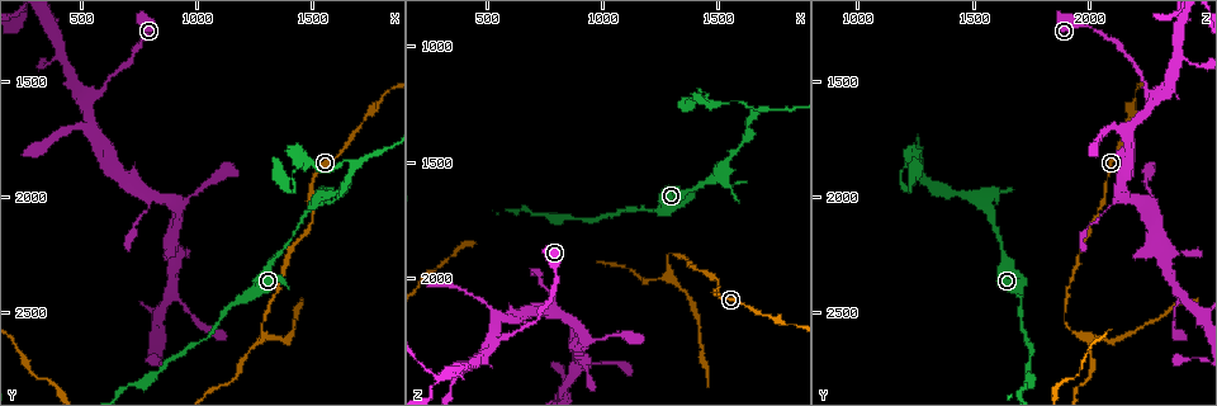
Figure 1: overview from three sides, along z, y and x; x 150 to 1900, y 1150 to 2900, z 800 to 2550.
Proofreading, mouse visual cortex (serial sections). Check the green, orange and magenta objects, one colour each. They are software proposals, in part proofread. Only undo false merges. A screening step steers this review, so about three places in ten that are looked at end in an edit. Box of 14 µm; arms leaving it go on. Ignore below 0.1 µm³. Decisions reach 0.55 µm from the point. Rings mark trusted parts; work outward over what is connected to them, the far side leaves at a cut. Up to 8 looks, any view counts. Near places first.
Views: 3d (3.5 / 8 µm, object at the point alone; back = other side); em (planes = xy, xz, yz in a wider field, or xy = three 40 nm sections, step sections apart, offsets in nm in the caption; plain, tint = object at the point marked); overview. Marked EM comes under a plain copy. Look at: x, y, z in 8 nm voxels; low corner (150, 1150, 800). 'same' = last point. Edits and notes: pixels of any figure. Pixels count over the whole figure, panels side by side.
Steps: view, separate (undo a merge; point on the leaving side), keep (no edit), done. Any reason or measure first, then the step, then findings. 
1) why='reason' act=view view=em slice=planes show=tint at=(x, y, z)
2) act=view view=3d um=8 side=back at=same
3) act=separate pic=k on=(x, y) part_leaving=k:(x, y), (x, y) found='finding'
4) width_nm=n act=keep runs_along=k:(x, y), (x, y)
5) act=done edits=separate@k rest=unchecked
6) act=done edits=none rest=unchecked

why='three-way junction' act=view view=3d um=8 at=(1670, 1880, 1290)

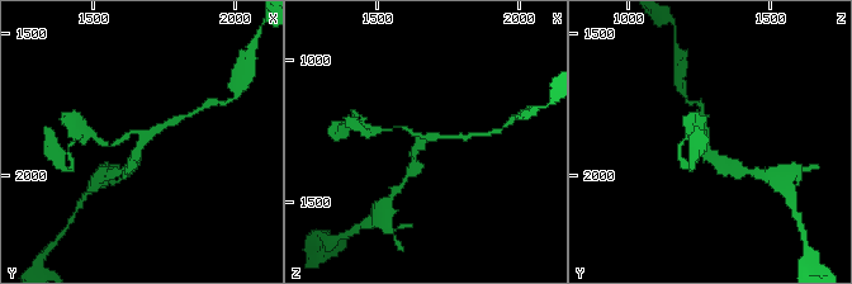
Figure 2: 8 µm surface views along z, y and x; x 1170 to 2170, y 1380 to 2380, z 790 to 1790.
why='closer look' act=view view=3d um=3.5 at=(1660, 1890, 1280)

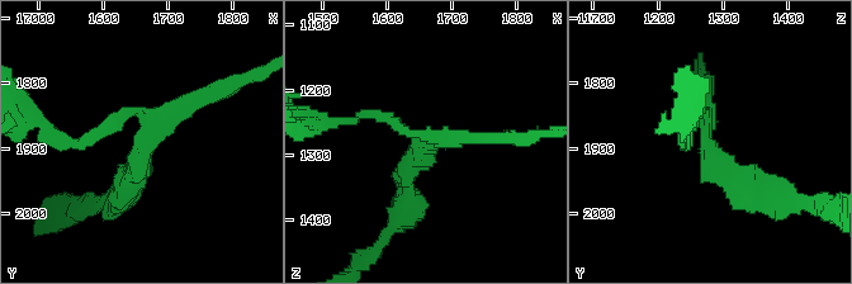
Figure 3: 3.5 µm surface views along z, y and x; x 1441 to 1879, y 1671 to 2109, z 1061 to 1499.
arms=3 arm_widths_nm=150,150,250 act=view view=em slice=planes show=tint at=(1675, 1880, 1275)

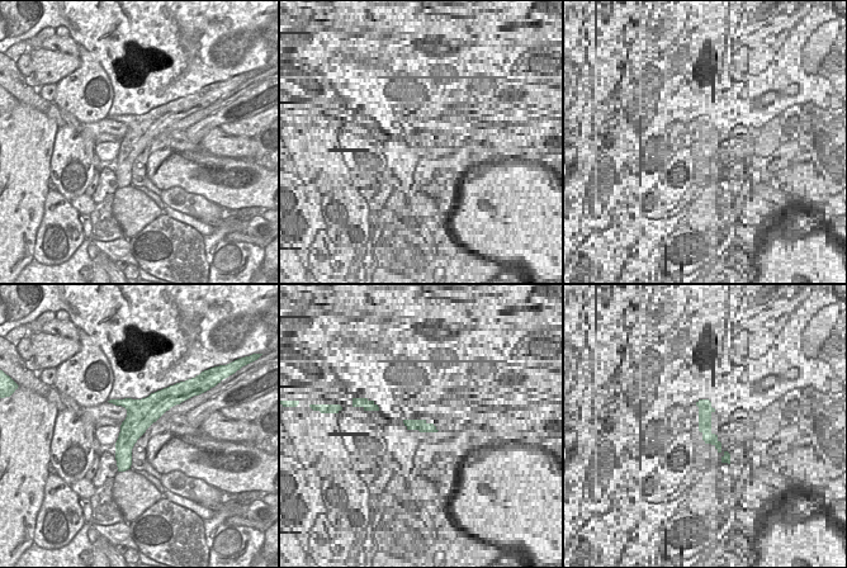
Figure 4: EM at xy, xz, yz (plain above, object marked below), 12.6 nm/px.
act=keep found='all the same cell'

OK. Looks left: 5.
why='abrupt turn' act=view view=3d um=8 at=(1440, 1880, 1200)

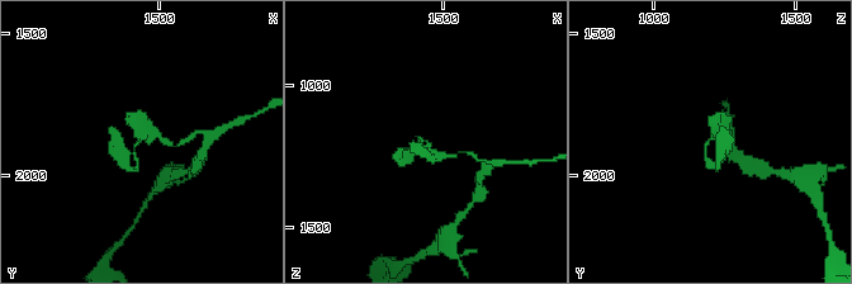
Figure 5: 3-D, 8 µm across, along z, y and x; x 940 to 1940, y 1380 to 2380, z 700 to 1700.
why='shape alone is not enough' act=view view=em slice=xy step=1 show=tint at=(1430, 1880, 1190)

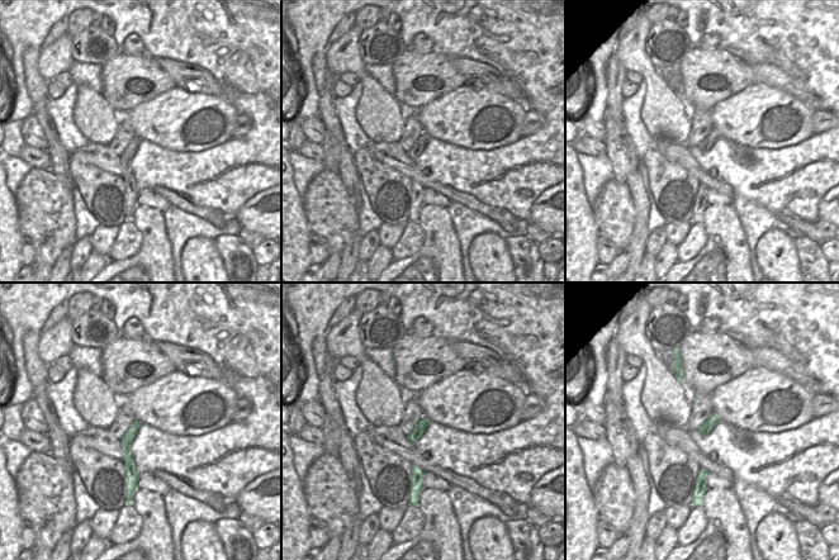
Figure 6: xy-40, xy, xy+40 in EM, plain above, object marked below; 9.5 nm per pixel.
act=separate pic=5 on=(124, 154) found='two cells meet here'

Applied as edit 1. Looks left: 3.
why='a narrow waist' act=view view=3d um=3.5 at=(1280, 2610, 1950)

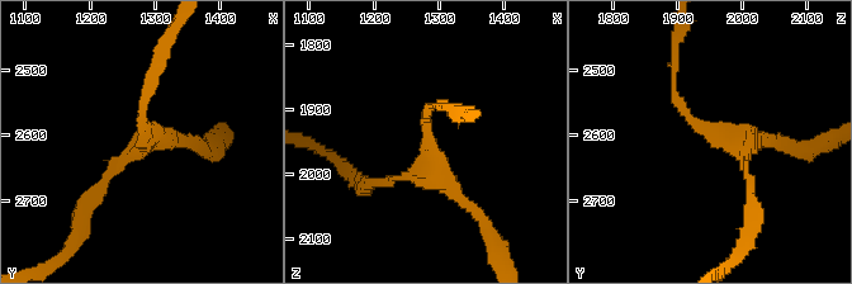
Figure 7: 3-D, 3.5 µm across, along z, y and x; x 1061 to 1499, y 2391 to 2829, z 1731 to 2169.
act=view view=em slice=planes show=tint at=(1290, 2600, 1965)

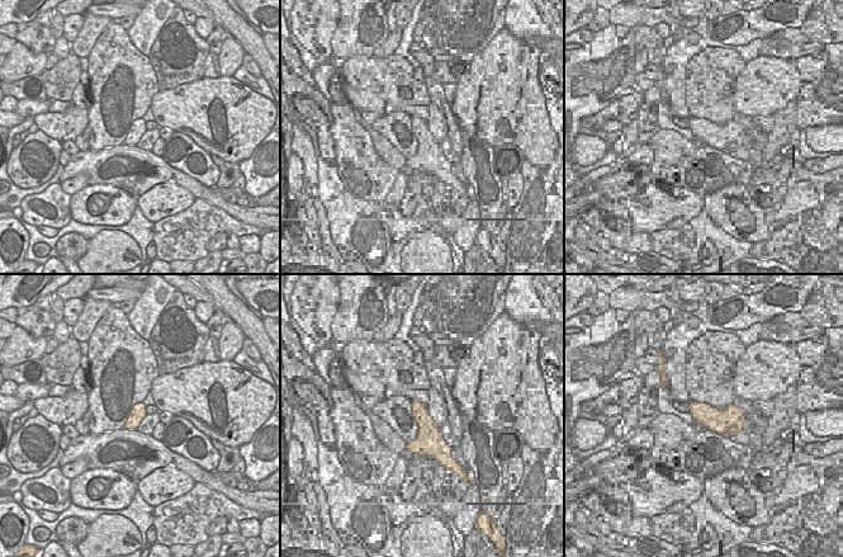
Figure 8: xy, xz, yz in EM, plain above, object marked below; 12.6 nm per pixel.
arm_widths_nm=100,150,200 act=keep runs_along=7:(676, 72), (678, 103), (699, 127), (782, 142) found='one cell here'

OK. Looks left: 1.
act=done edits=separate@5 rest=unchecked

